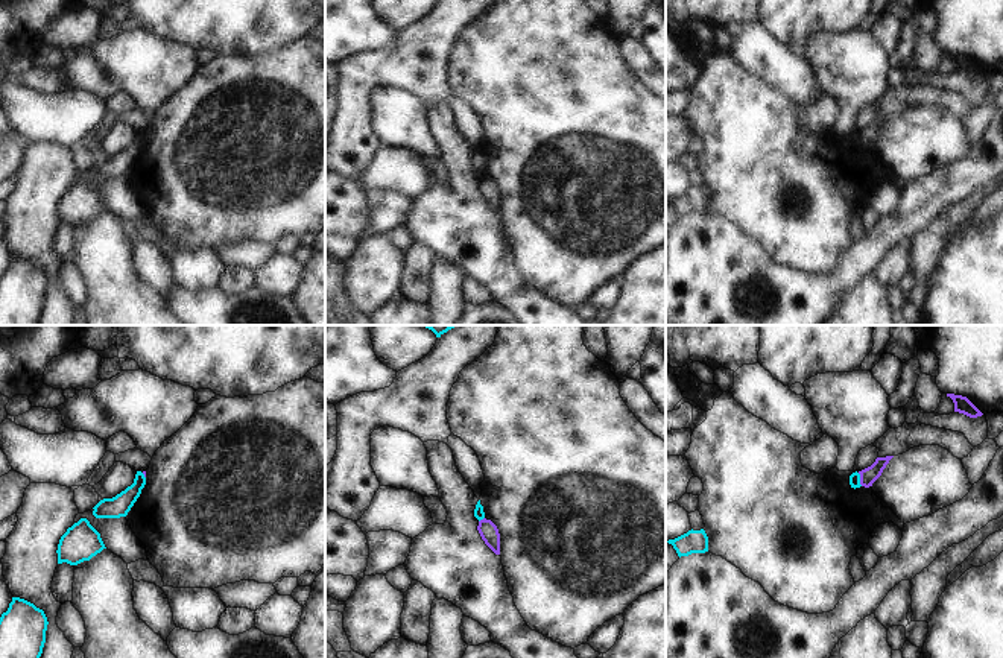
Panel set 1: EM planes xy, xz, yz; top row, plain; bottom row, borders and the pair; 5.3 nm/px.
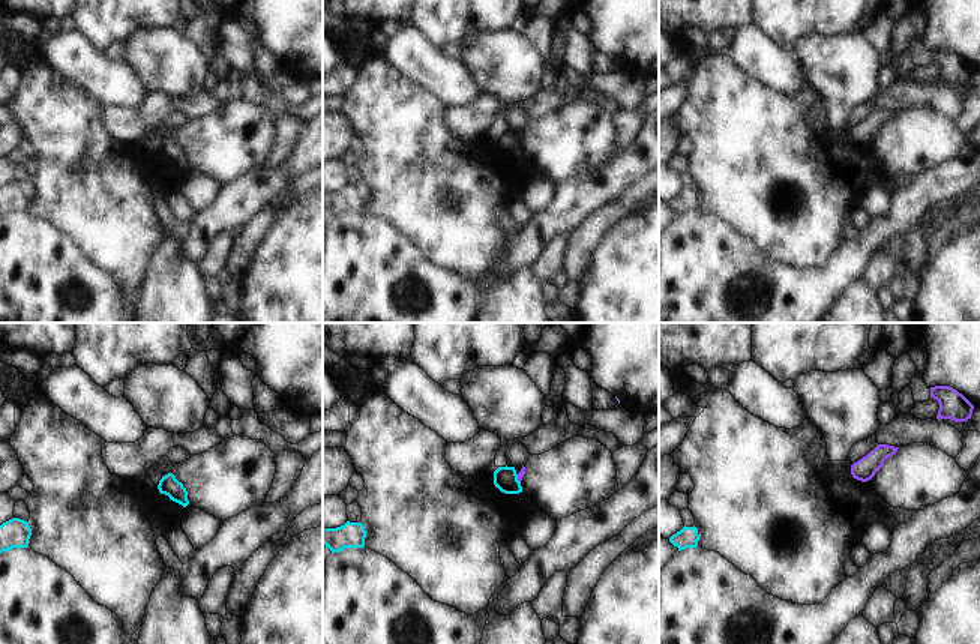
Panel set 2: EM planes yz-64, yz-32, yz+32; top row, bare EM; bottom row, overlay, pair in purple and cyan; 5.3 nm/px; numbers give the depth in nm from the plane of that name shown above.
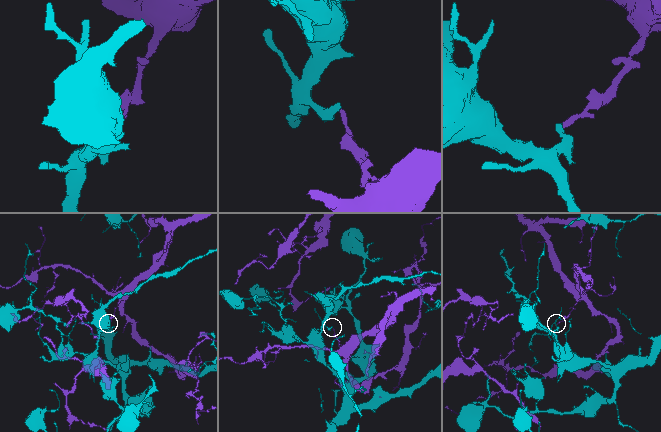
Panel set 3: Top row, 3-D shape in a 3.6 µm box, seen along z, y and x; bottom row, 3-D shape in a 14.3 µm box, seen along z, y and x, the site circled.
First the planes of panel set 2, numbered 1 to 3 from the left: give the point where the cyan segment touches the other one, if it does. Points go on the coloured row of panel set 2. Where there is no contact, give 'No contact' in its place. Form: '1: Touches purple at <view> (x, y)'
1: No contact
2: Touches purple at yz-32 (518, 479)
3: No contact

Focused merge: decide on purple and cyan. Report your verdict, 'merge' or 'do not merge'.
do not merge

